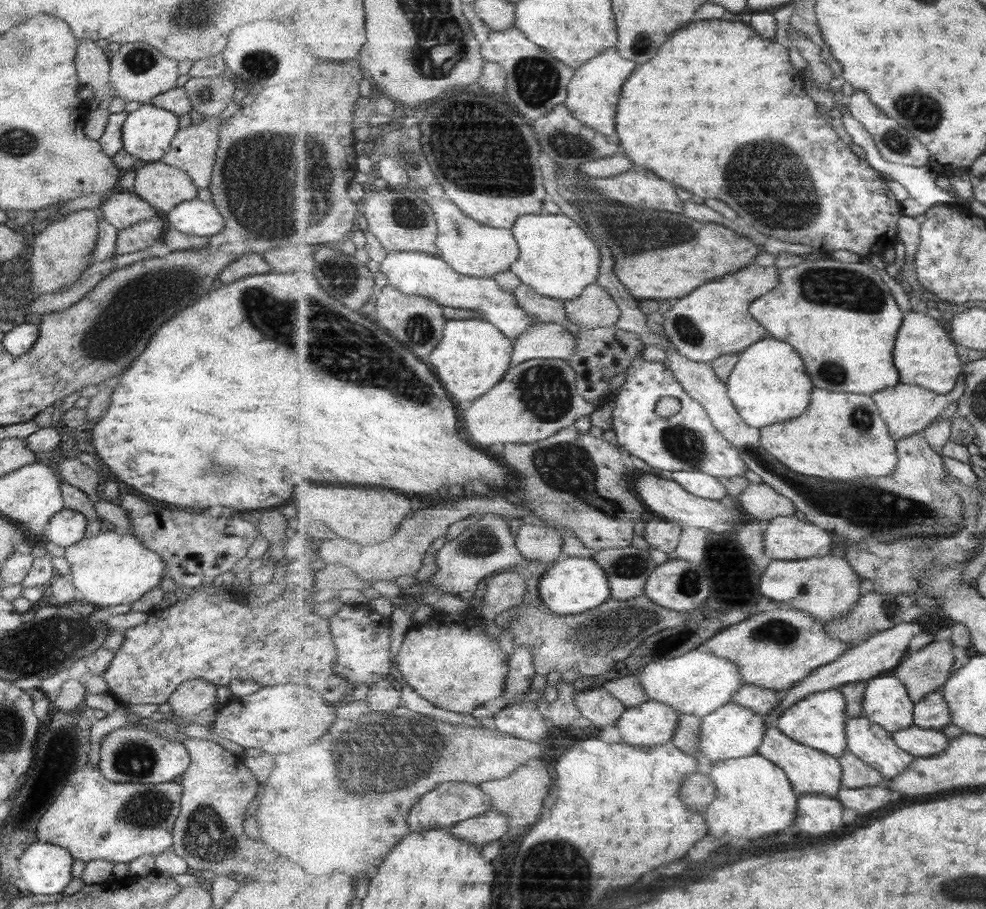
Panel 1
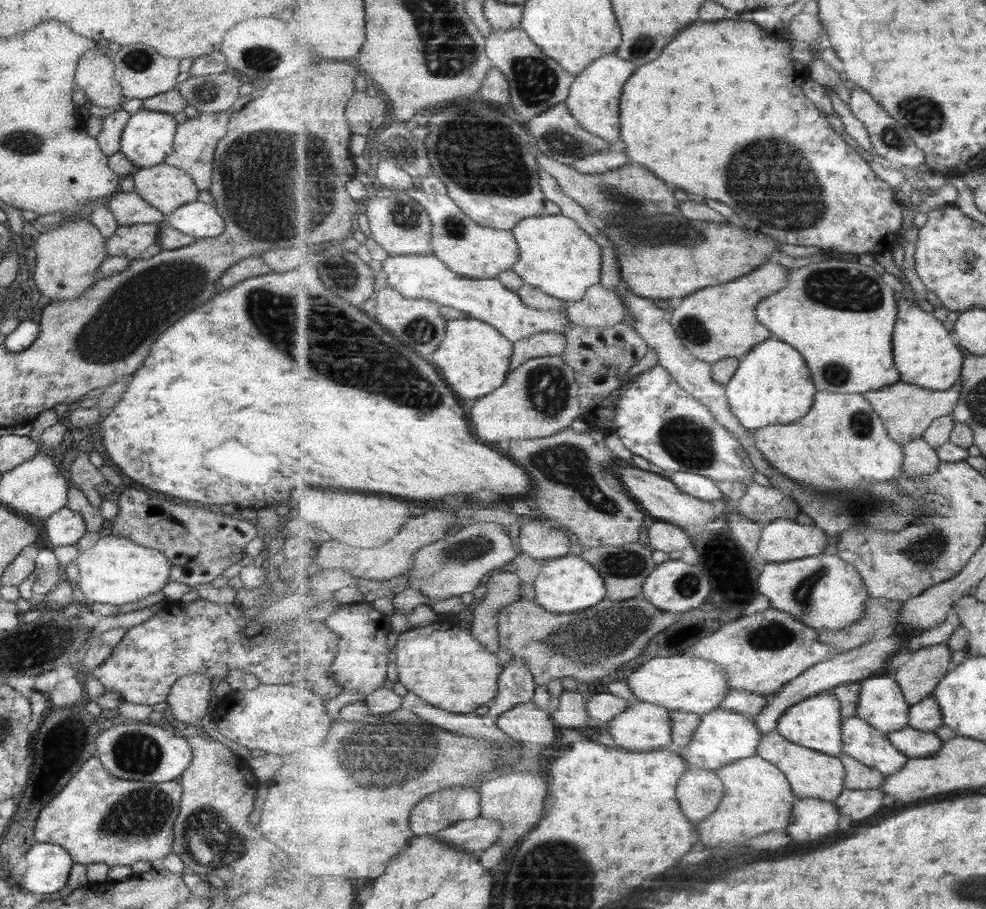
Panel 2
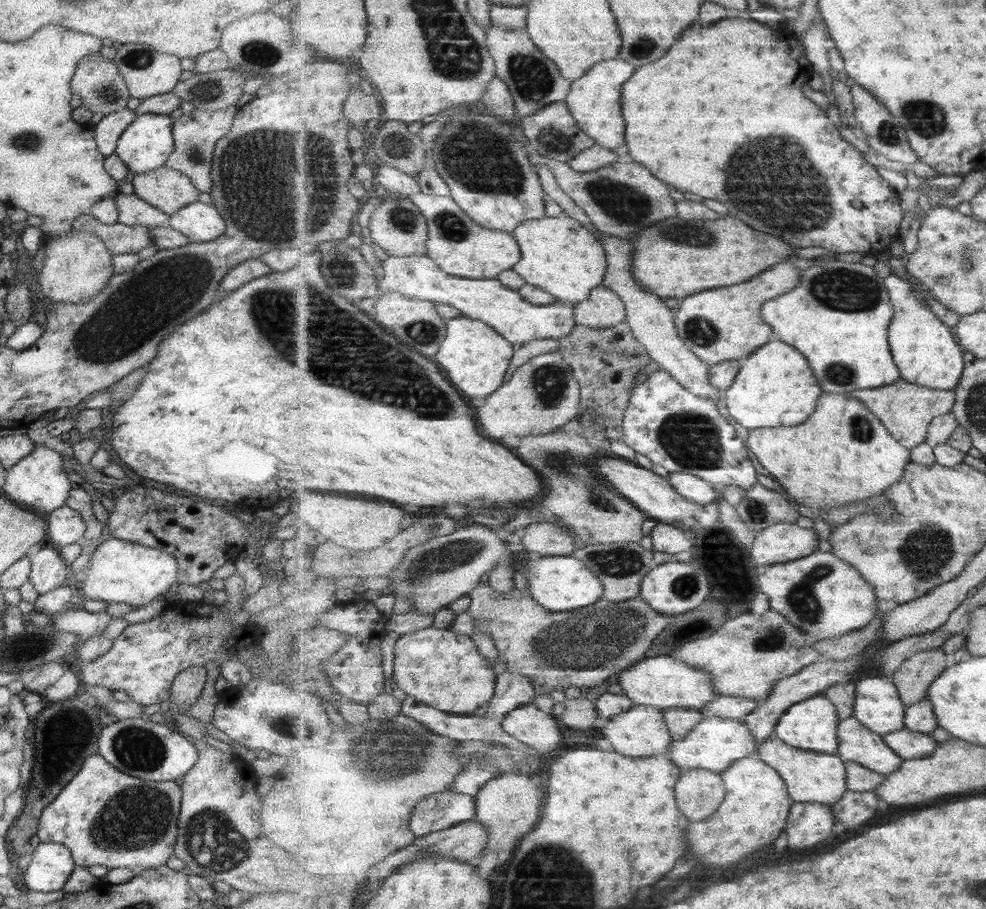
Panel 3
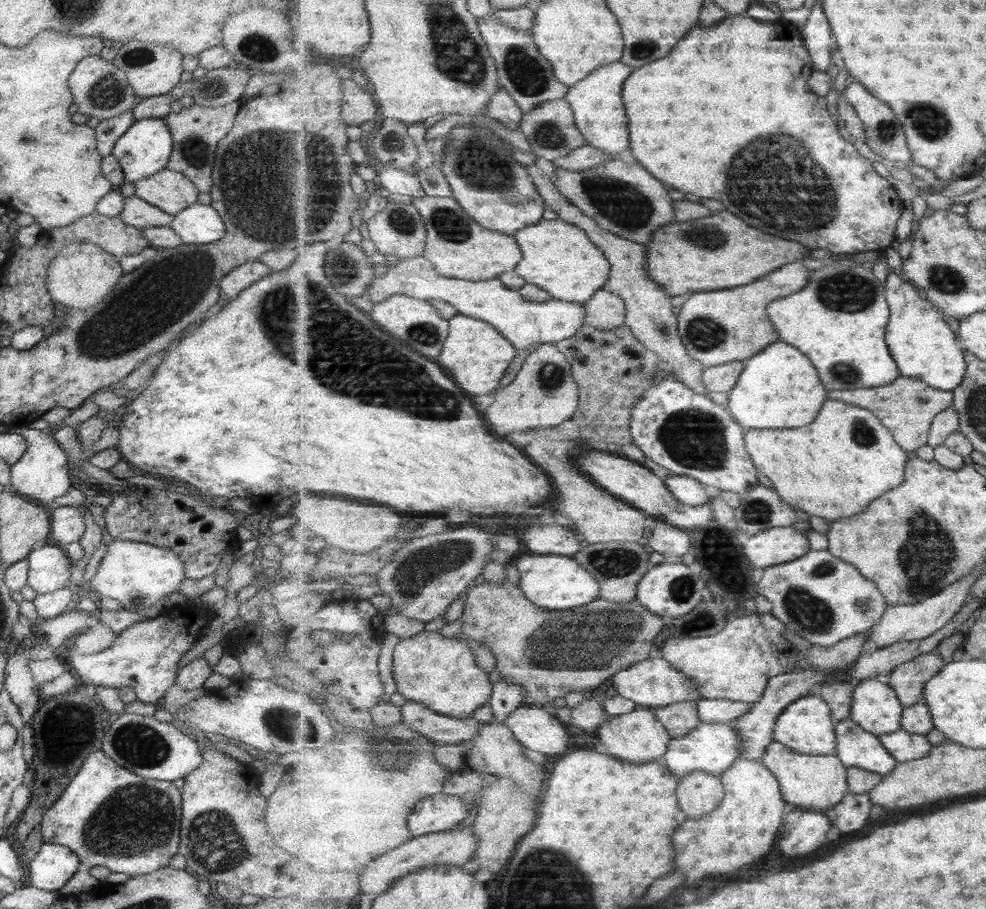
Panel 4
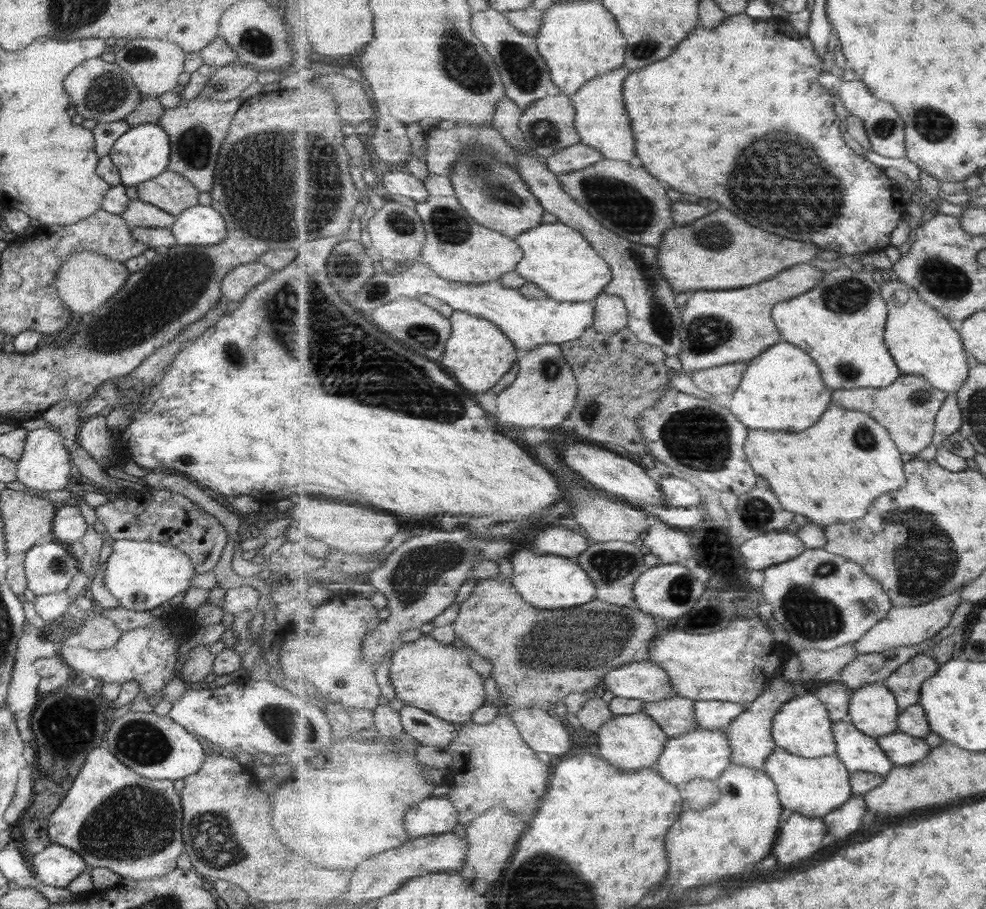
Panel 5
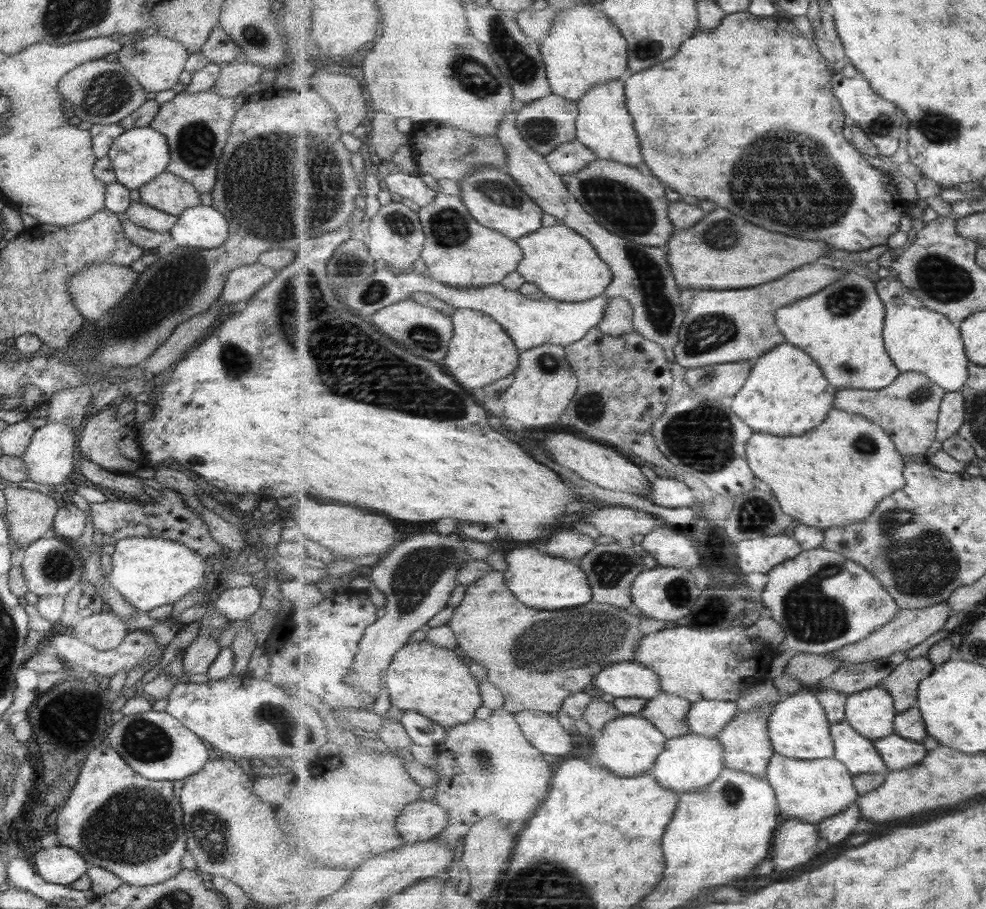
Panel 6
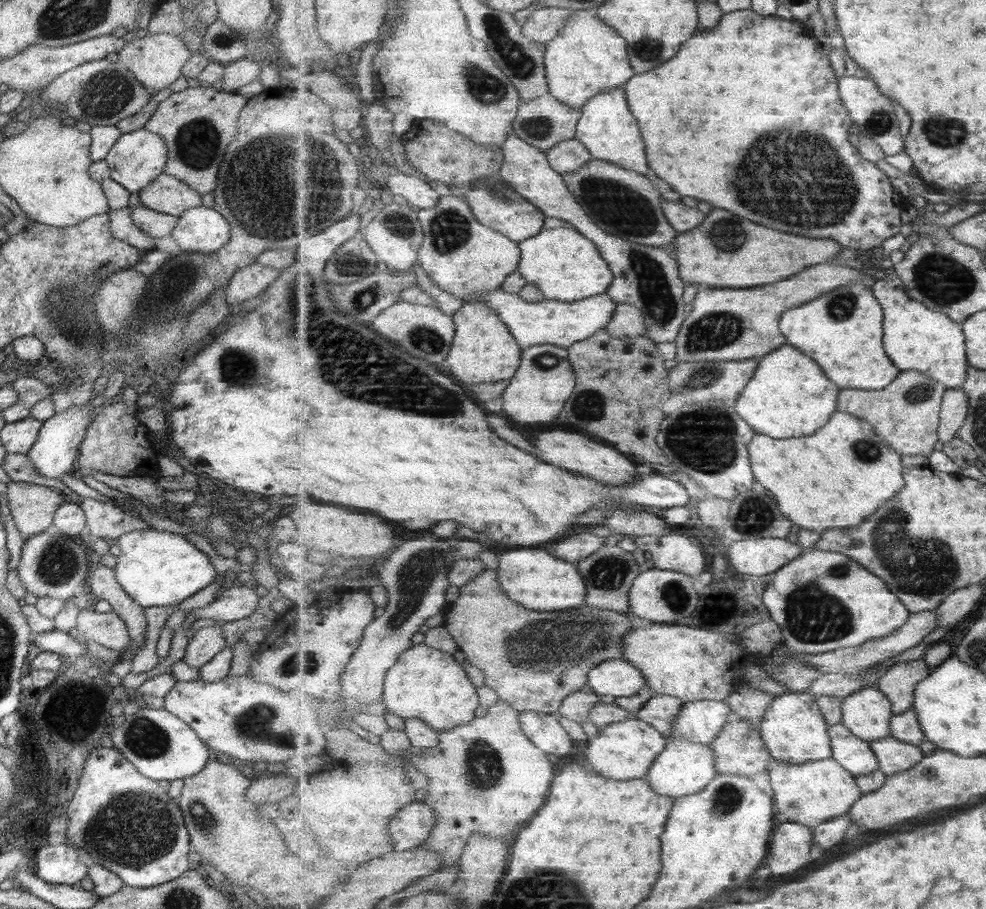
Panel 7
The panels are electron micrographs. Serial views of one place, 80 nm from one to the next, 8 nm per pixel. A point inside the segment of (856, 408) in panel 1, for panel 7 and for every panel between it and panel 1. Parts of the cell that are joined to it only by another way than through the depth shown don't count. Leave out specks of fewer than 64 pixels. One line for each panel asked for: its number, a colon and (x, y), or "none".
2: (843, 444)
3: (843, 453)
4: (835, 468)
5: (832, 473)
6: (813, 477)
7: (837, 478)

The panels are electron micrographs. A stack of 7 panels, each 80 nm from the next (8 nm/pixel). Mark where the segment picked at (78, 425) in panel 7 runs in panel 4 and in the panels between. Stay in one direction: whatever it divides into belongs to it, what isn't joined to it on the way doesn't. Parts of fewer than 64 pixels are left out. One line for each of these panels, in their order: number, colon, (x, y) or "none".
4: (40, 475)
5: (44, 465)
6: (48, 459)

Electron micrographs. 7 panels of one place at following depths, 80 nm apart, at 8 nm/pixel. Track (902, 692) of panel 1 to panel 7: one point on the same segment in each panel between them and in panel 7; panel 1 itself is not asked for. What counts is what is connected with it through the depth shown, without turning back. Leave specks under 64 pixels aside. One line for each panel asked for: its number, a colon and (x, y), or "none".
2: (882, 703)
3: (878, 705)
4: (876, 707)
5: (874, 709)
6: (872, 712)
7: (867, 713)

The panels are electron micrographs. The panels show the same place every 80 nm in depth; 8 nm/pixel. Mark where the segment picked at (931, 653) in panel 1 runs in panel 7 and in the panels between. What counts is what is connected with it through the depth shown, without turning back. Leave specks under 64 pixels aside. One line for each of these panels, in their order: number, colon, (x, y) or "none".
2: (919, 677)
3: (913, 678)
4: (909, 679)
5: (906, 682)
6: (903, 683)
7: (899, 683)

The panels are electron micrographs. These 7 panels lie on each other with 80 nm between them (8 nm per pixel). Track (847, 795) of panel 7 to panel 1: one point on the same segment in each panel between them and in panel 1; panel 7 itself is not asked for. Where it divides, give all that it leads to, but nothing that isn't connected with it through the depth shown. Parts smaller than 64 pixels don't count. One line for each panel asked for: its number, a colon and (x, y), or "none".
1: (811, 771)
2: (813, 774)
3: (810, 776)
4: (816, 782)
5: (815, 787)
6: (809, 790)

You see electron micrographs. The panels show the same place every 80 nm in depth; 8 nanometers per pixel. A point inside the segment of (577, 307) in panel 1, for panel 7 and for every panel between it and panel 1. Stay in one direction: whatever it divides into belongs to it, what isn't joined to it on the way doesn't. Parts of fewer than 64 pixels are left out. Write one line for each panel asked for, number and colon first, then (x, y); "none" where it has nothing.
2: (601, 307)
3: (604, 308)
4: (605, 311)
5: (611, 312)
6: (619, 318)
7: (628, 322)

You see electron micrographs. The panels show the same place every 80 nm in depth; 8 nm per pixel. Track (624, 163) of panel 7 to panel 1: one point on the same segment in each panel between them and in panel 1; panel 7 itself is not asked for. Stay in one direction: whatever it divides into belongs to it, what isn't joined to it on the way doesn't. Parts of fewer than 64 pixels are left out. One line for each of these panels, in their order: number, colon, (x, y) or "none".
1: (594, 91)
2: (594, 98)
3: (595, 100)
4: (598, 103)
5: (602, 121)
6: (604, 124)

